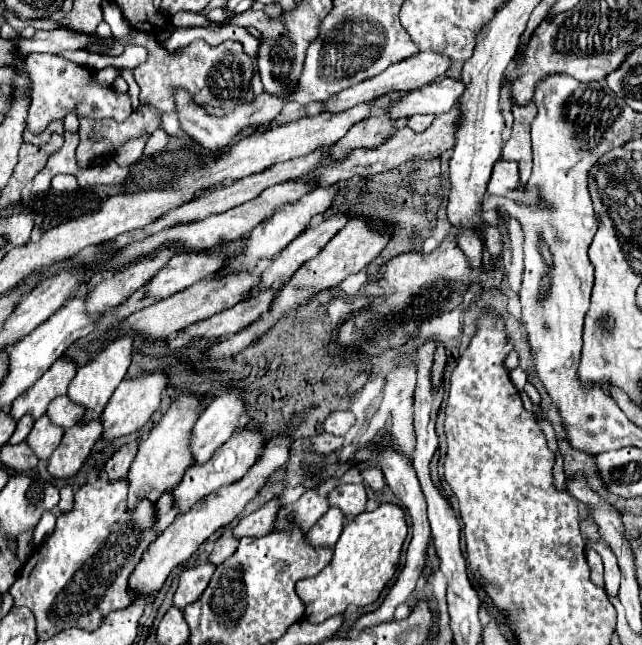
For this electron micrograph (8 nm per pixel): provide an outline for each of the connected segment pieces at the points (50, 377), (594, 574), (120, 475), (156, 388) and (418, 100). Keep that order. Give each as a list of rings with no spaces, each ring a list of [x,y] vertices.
[[[63,357],[57,359],[57,363],[53,363],[29,391],[25,391],[19,399],[15,399],[15,403],[9,409],[9,415],[15,421],[19,421],[27,413],[33,419],[43,417],[47,411],[47,405],[55,397],[67,395],[67,387],[73,377],[75,377],[75,363]]]
[[[587,551],[587,561],[591,567],[591,579],[595,585],[603,587],[603,563],[595,551]]]
[[[131,441],[129,445],[123,445],[121,449],[117,449],[113,453],[113,457],[105,463],[105,473],[111,481],[121,481],[121,479],[127,479],[127,471],[135,459],[135,453],[137,453],[137,445],[139,441]]]
[[[145,373],[133,379],[123,379],[125,383],[119,385],[113,393],[113,397],[109,399],[103,415],[101,415],[101,425],[103,425],[103,433],[101,439],[103,441],[113,441],[117,437],[123,435],[131,435],[135,431],[139,431],[141,427],[145,427],[151,419],[151,415],[159,409],[159,401],[161,401],[161,391],[167,387],[167,377],[163,373]]]
[[[445,77],[427,87],[411,91],[403,99],[395,101],[389,111],[393,119],[411,117],[417,113],[441,115],[447,113],[463,97],[463,93],[465,93],[465,83],[461,79]]]

